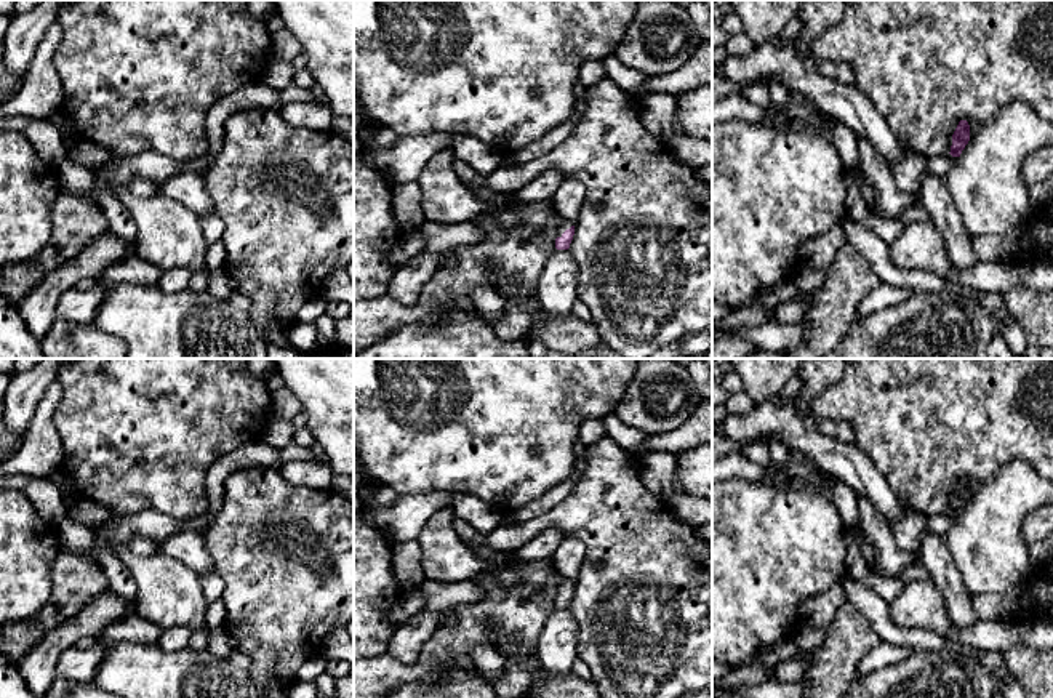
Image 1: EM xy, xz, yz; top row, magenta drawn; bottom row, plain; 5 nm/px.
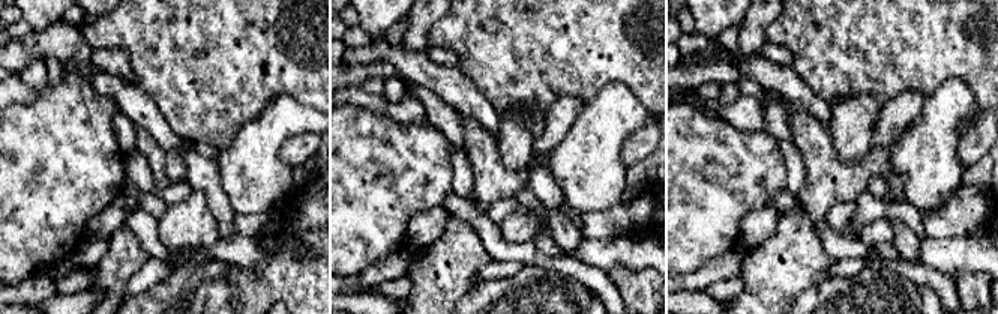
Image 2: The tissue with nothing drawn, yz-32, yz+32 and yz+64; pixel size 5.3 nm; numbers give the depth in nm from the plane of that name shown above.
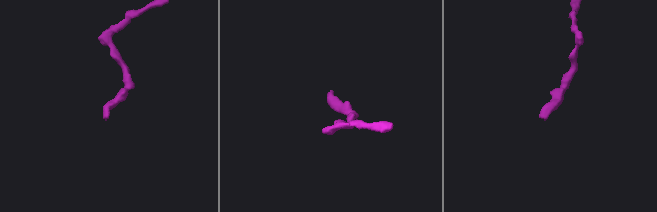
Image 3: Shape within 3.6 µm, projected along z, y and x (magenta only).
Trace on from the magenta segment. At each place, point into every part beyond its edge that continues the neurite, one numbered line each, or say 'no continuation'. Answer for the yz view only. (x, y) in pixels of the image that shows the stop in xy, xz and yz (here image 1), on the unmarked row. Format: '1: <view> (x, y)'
1: yz (940, 524)

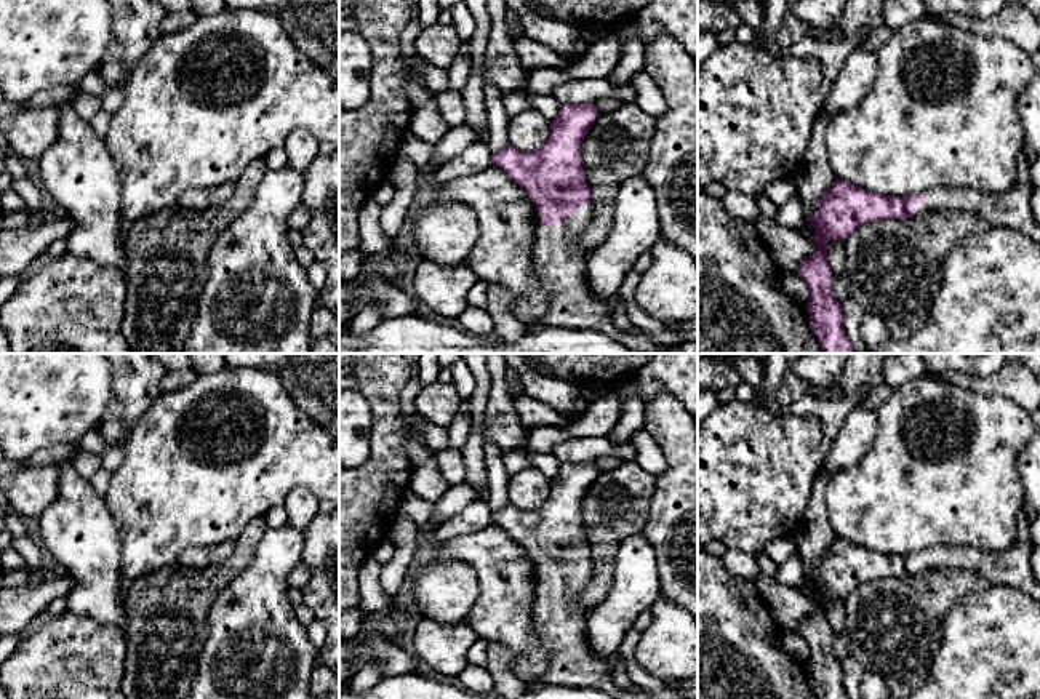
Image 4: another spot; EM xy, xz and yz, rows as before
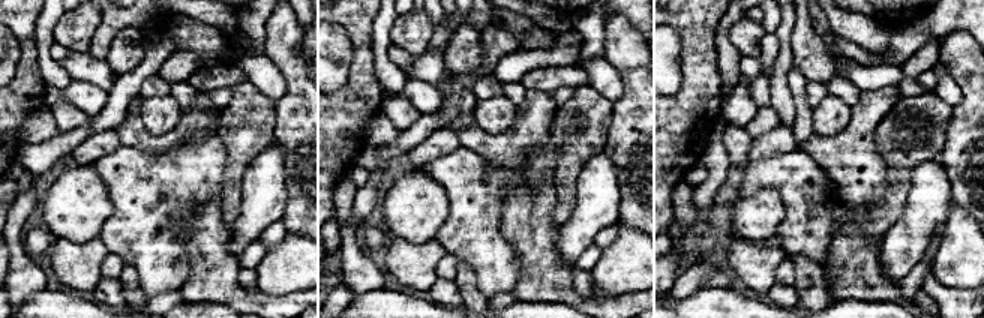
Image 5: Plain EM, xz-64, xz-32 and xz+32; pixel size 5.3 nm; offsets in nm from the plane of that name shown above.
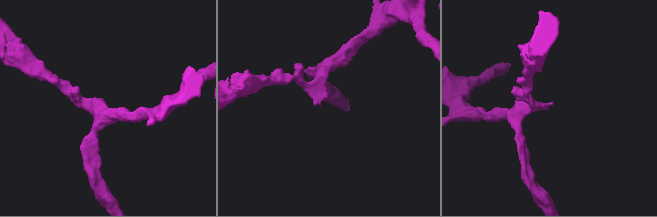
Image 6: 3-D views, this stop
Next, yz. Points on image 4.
1: yz (1012, 568)

